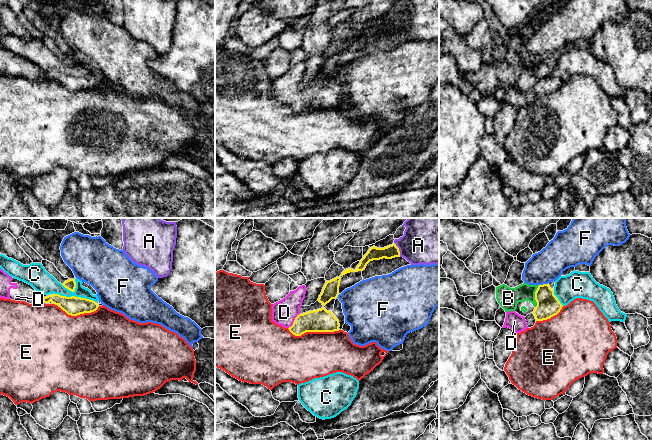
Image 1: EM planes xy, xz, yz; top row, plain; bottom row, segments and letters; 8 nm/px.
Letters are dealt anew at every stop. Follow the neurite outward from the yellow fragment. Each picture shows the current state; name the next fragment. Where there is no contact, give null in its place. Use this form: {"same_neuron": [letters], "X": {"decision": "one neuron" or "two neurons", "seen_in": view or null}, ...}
{"same_neuron": ["D"], "A": {"decision": "two neurons", "seen_in": "xz"}, "B": {"decision": "two neurons", "seen_in": "yz"}, "C": {"decision": "two neurons", "seen_in": "xy"}, "D": {"decision": "one neuron", "seen_in": "xz"}, "E": {"decision": "two neurons", "seen_in": "xz"}, "F": {"decision": "two neurons", "seen_in": "yz"}}

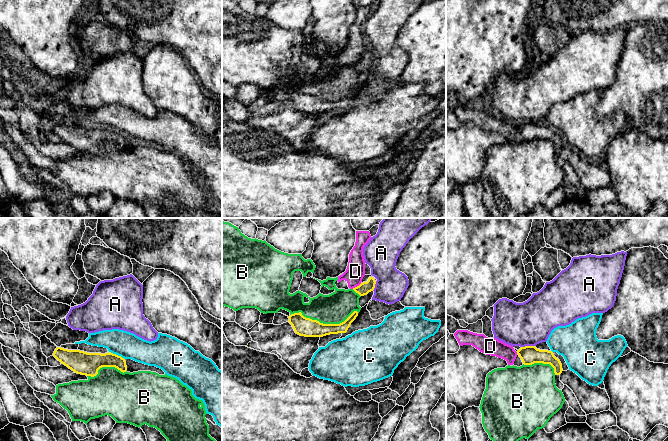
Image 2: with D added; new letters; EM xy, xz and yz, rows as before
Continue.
{"same_neuron": [], "A": {"decision": "two neurons", "seen_in": "yz"}, "B": {"decision": "two neurons", "seen_in": "xz"}, "C": {"decision": "two neurons", "seen_in": "xy"}, "D": {"decision": "two neurons", "seen_in": "xz"}}

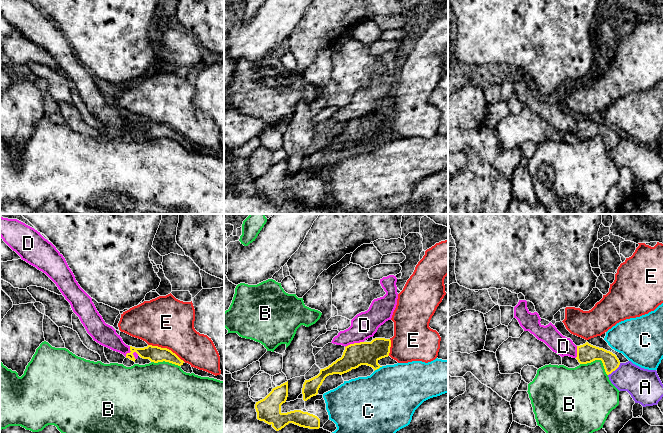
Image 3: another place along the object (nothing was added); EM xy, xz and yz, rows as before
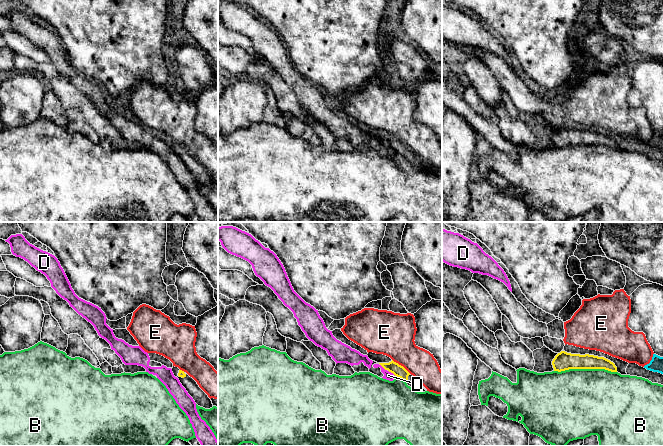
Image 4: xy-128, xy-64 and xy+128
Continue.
{"same_neuron": ["A"], "A": {"decision": "one neuron", "seen_in": "yz"}, "B": {"decision": "two neurons", "seen_in": "yz"}, "C": {"decision": "two neurons", "seen_in": "xz"}, "D": {"decision": "two neurons", "seen_in": "xz"}, "E": {"decision": "two neurons", "seen_in": "xy"}}

